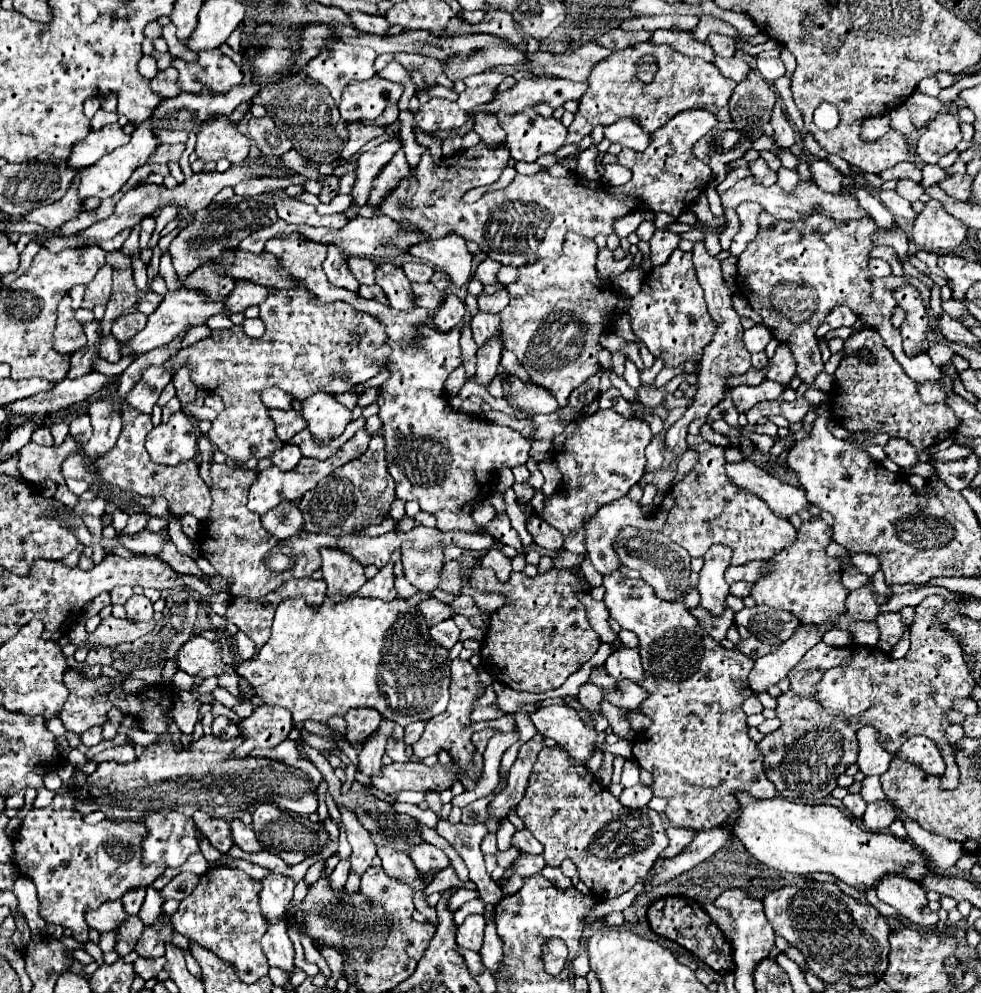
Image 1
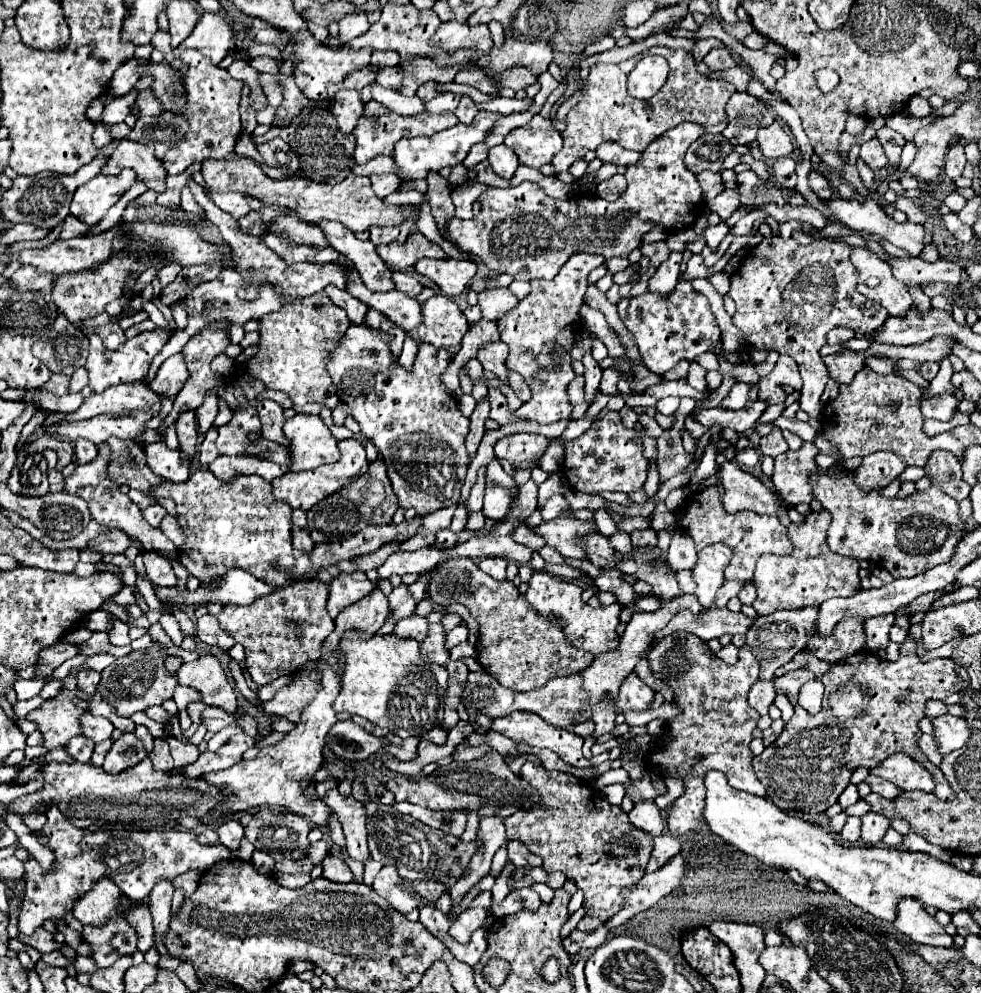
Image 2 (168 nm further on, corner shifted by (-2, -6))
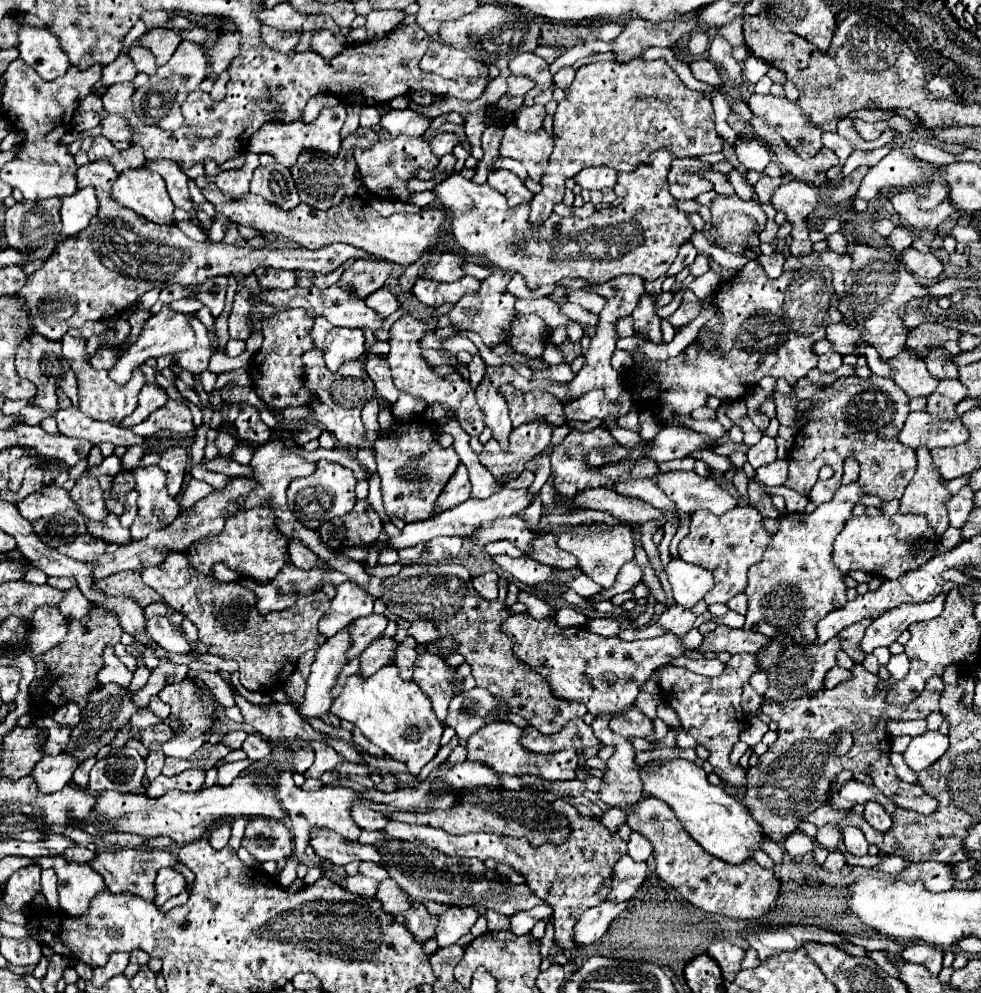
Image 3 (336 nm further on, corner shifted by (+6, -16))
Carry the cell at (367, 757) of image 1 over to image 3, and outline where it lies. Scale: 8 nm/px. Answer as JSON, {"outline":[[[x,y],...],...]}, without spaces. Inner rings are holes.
{"outline":[[[363,802],[353,804],[351,816],[353,816],[355,824],[357,824],[361,830],[369,830],[369,832],[373,832],[373,830],[383,830],[383,828],[387,826],[387,822],[389,822],[381,812],[369,810]]]}

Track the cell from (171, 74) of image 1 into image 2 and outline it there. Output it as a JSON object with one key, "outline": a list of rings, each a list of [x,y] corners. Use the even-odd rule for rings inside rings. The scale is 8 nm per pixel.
{"outline":[[[145,88],[145,90],[139,92],[137,106],[141,110],[141,116],[159,116],[163,112],[163,104],[151,88]]]}

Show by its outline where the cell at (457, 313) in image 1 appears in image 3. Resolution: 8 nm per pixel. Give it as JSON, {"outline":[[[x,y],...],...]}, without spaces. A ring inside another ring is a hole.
{"outline":[[[411,314],[401,316],[393,328],[389,330],[389,346],[391,352],[387,354],[387,362],[391,368],[391,376],[393,382],[399,390],[411,394],[411,396],[419,396],[427,408],[431,408],[433,404],[441,404],[445,410],[453,412],[453,418],[461,424],[461,428],[469,434],[469,436],[479,436],[485,428],[483,424],[483,412],[479,410],[477,402],[475,402],[475,390],[471,388],[471,384],[461,376],[461,374],[449,374],[449,376],[439,376],[433,372],[433,368],[421,358],[423,348],[420,346],[420,340],[425,337],[430,330],[425,326],[425,322],[413,318]]]}

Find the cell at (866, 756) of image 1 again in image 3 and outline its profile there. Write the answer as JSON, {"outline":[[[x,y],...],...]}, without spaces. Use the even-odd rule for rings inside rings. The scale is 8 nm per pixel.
{"outline":[[[865,804],[865,820],[877,832],[887,832],[891,828],[891,816],[883,810],[881,804]]]}

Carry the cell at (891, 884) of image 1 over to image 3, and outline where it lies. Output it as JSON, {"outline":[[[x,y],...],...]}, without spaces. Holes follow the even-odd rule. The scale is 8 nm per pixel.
{"outline":[[[911,944],[901,952],[901,958],[905,962],[925,966],[933,976],[939,976],[943,968],[943,952],[929,944]]]}

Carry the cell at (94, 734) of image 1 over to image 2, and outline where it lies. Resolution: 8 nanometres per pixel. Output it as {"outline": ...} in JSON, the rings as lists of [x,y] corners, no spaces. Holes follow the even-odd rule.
{"outline":[[[75,736],[69,744],[67,744],[67,752],[77,760],[77,762],[89,762],[91,754],[93,754],[95,742],[87,736]]]}

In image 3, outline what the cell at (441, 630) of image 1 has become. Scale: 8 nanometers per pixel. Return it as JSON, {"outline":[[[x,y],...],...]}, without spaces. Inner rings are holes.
{"outline":[[[407,636],[401,644],[399,644],[399,648],[397,648],[397,656],[395,656],[395,664],[397,664],[397,668],[399,668],[399,676],[403,678],[403,680],[411,680],[411,676],[413,676],[413,666],[415,666],[415,658],[417,658],[417,642],[411,638],[411,636]]]}

